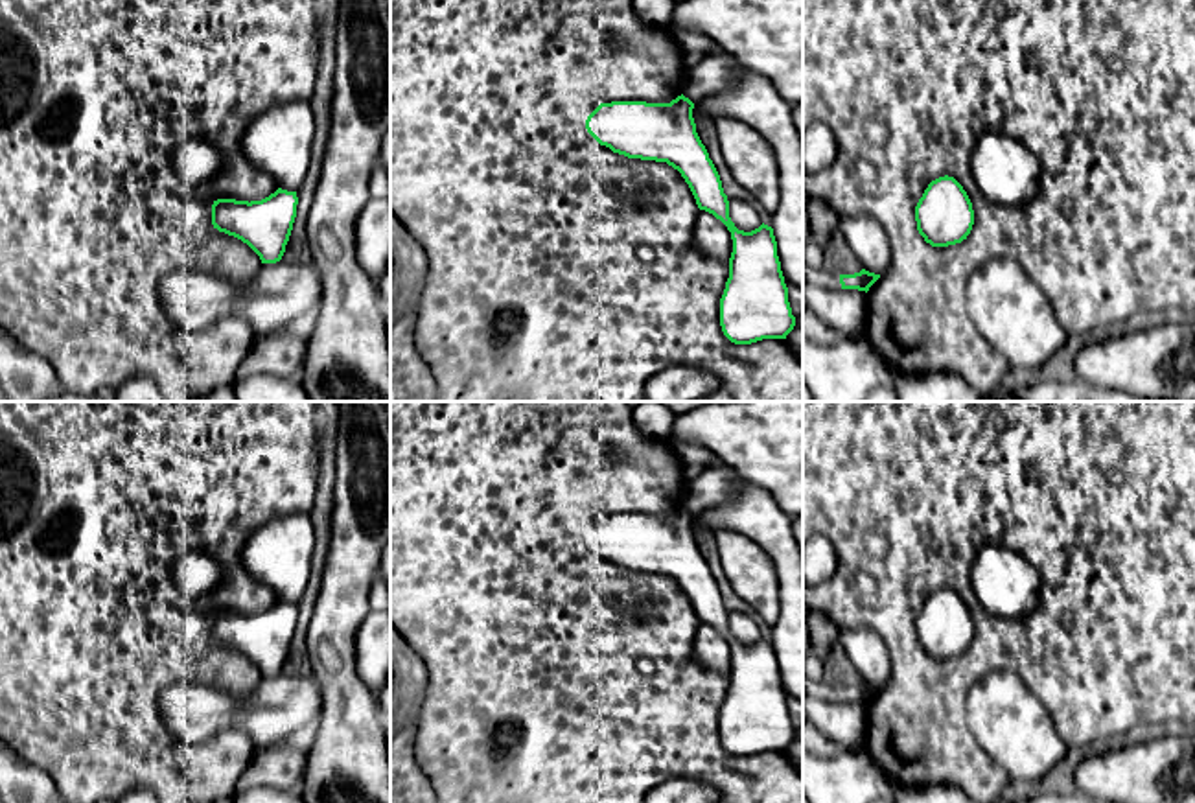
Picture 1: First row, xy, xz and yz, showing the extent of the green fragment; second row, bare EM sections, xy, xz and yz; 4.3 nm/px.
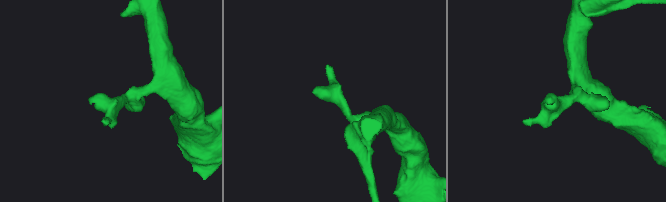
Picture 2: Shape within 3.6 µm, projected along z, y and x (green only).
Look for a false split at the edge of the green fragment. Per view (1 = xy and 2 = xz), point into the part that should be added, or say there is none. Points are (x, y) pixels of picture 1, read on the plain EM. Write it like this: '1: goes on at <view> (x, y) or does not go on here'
1: does not go on here
2: does not go on here

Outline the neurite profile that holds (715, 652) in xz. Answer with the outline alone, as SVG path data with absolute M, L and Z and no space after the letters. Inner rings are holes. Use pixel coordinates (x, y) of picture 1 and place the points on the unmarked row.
M700 623L694 637L694 659L711 670L729 674L733 665L731 645L713 626Z

